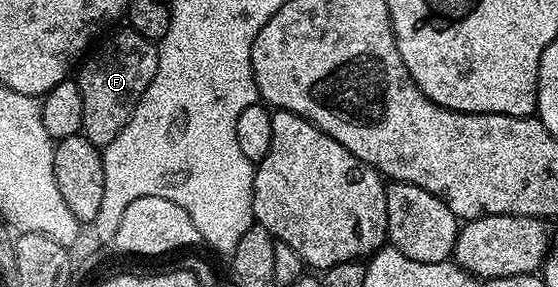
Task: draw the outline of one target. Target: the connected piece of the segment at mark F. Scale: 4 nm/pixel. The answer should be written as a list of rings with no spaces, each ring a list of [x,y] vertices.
[[[122,27],[95,49],[84,58],[85,66],[83,61],[81,74],[79,69],[75,80],[79,95],[83,95],[81,133],[91,144],[104,147],[119,135],[119,131],[123,131],[143,91],[147,91],[149,84],[155,79],[158,46],[134,29]]]

